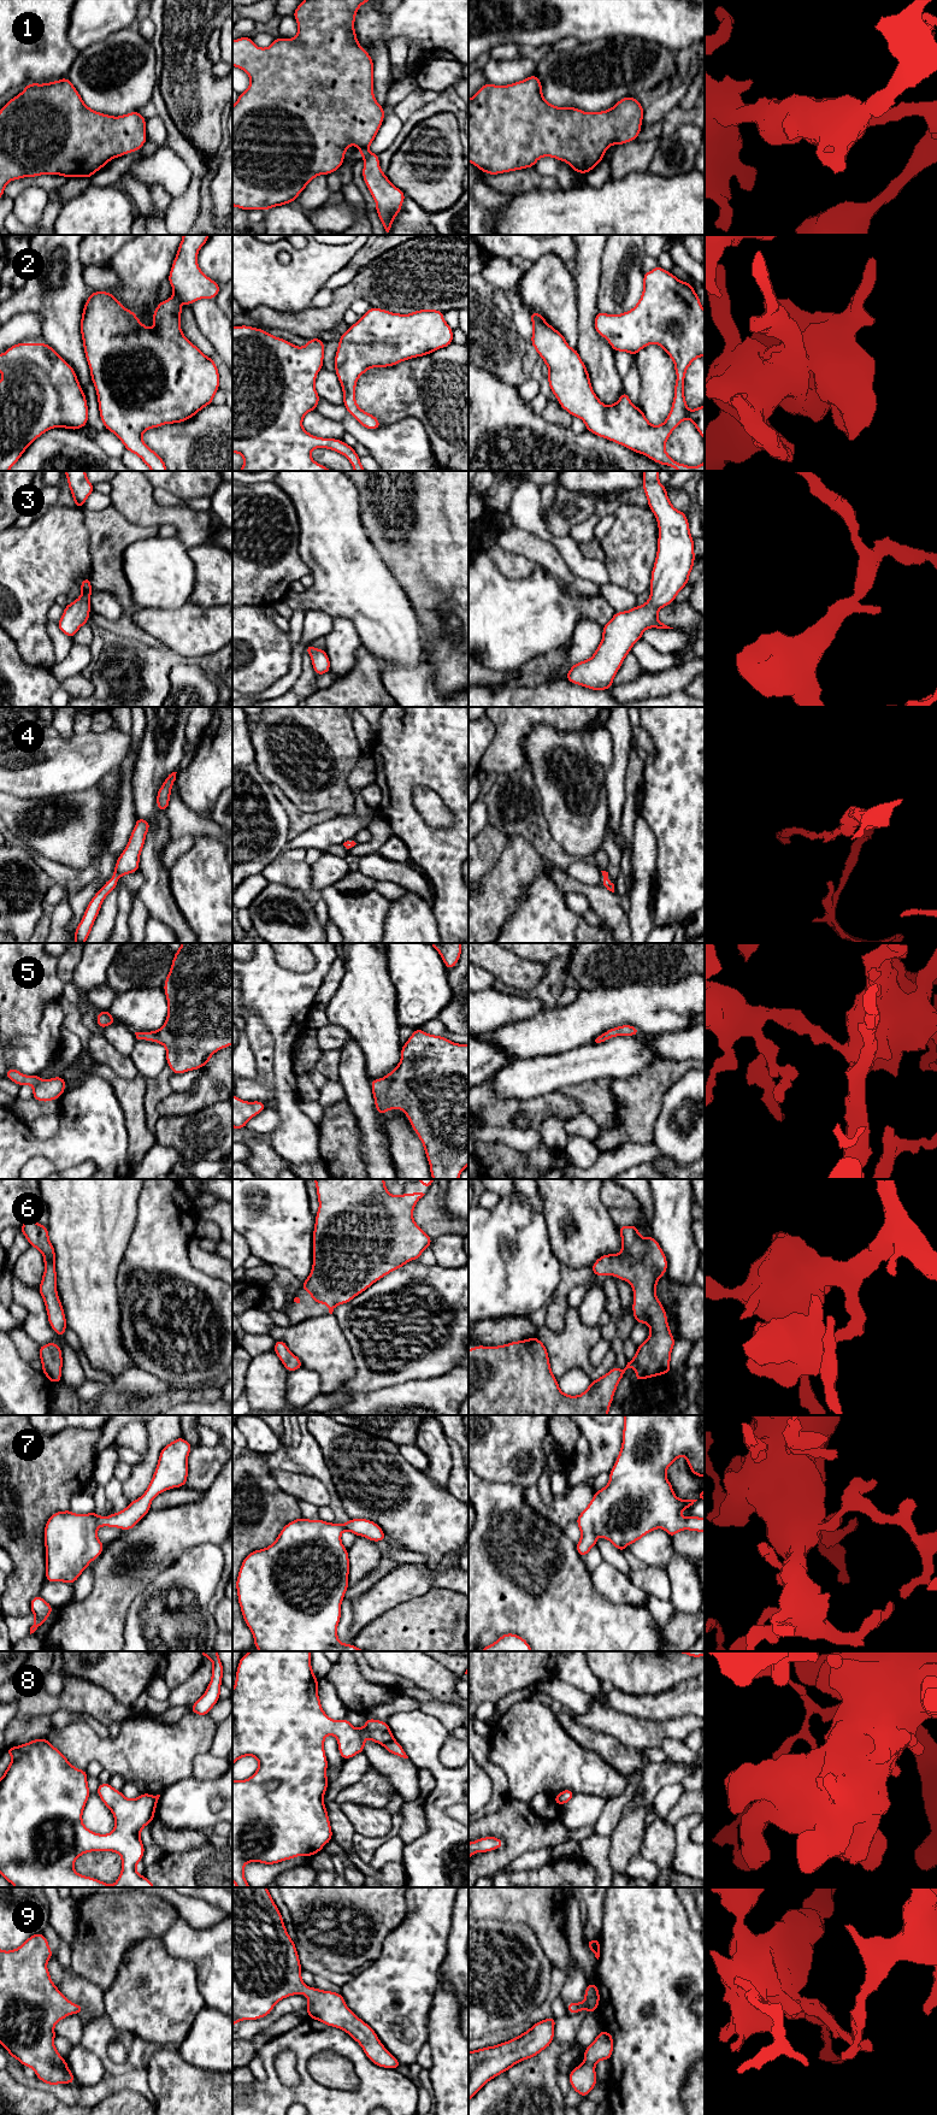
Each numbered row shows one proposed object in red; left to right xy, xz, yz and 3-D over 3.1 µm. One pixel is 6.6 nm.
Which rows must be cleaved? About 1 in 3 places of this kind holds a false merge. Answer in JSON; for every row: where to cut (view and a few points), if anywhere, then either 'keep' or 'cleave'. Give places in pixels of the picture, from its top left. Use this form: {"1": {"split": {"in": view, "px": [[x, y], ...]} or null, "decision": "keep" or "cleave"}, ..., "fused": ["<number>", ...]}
{"1": {"split": null, "decision": "keep"}, "2": {"split": null, "decision": "keep"}, "3": {"split": null, "decision": "keep"}, "4": {"split": null, "decision": "keep"}, "5": {"split": null, "decision": "keep"}, "6": {"split": null, "decision": "keep"}, "7": {"split": null, "decision": "keep"}, "8": {"split": {"in": "xz", "px": [[393, 1738], [383, 1744]]}, "decision": "cleave"}, "9": {"split": null, "decision": "keep"}, "fused": ["8"]}

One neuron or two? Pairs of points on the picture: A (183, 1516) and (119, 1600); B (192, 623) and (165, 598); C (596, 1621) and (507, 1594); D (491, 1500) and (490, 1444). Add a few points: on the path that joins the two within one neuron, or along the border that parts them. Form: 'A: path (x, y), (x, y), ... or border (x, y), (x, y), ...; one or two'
A: path (165, 1537), (146, 1559), (143, 1567), (131, 1579); one
B: border (188, 601), (174, 608), (147, 608); two
C: path (575, 1621), (529, 1597); one
D: border (481, 1477), (490, 1482), (511, 1482), (519, 1485); two

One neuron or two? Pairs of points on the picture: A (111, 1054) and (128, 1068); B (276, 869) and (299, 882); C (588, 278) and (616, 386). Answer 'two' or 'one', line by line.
A: one
B: one
C: one

